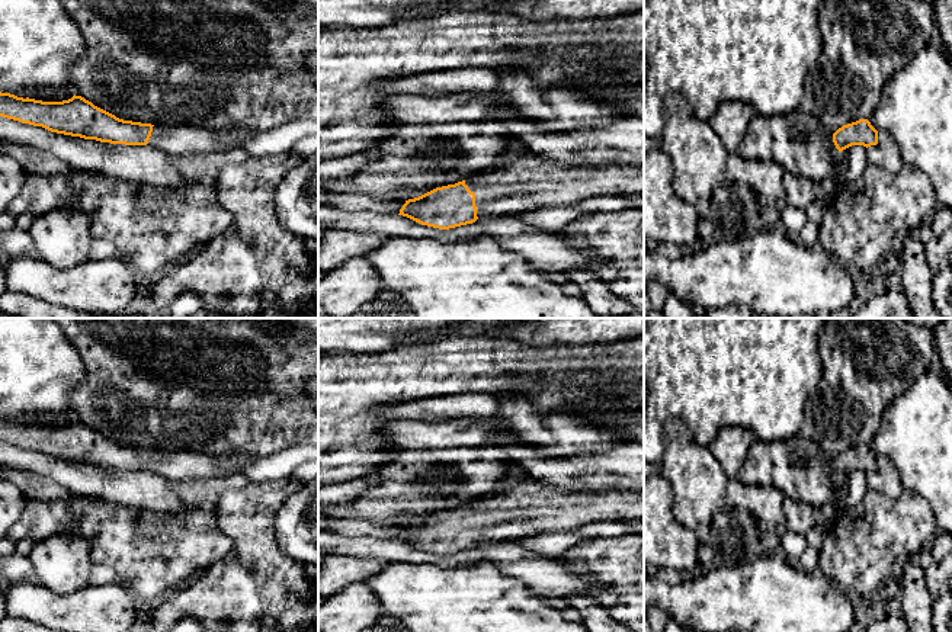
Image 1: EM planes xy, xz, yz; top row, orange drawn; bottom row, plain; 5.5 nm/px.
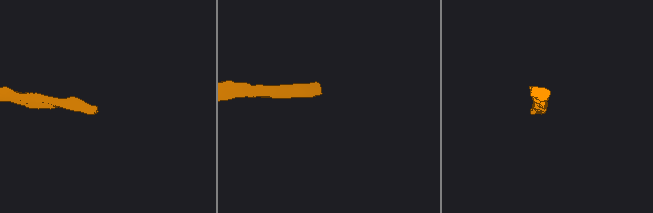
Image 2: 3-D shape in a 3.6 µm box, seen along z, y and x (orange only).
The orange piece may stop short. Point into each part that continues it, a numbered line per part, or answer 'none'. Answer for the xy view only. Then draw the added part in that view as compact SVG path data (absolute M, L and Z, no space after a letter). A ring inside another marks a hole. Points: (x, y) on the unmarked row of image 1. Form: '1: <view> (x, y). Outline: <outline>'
1: xy (180, 465). Outline: M153 452L148 471L173 481L208 479L241 472L256 456L249 453L205 455Z

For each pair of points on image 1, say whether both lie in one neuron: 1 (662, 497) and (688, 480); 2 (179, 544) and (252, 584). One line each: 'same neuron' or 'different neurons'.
1: different neurons
2: different neurons

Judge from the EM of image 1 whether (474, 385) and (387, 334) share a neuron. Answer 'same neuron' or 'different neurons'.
different neurons

